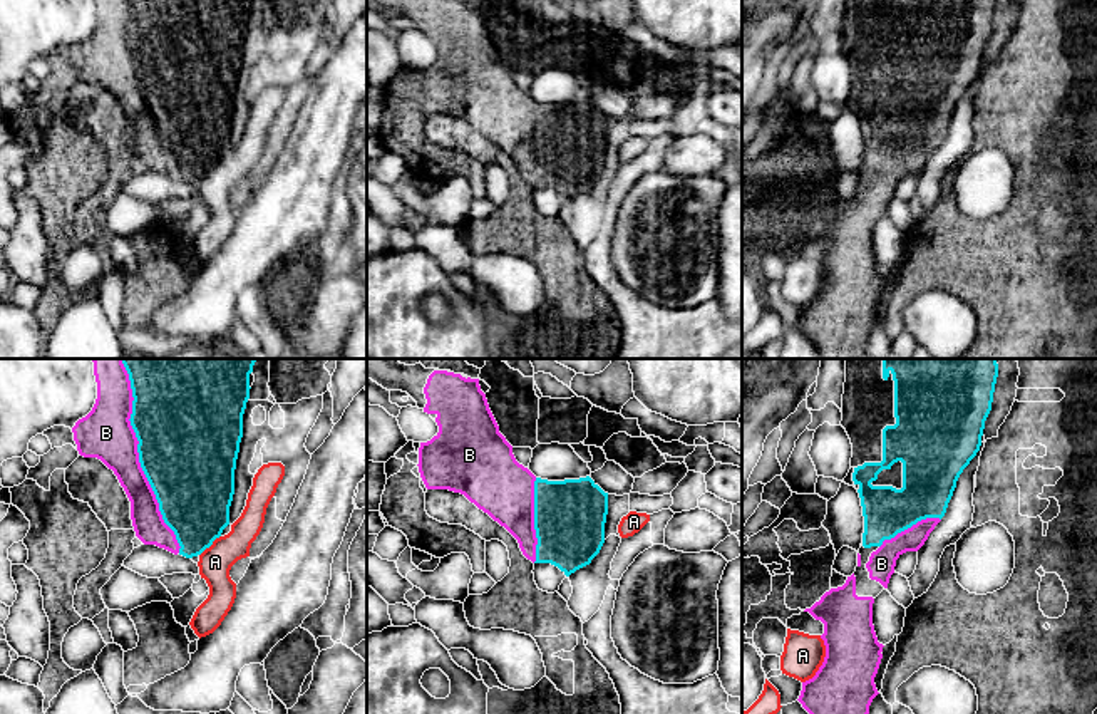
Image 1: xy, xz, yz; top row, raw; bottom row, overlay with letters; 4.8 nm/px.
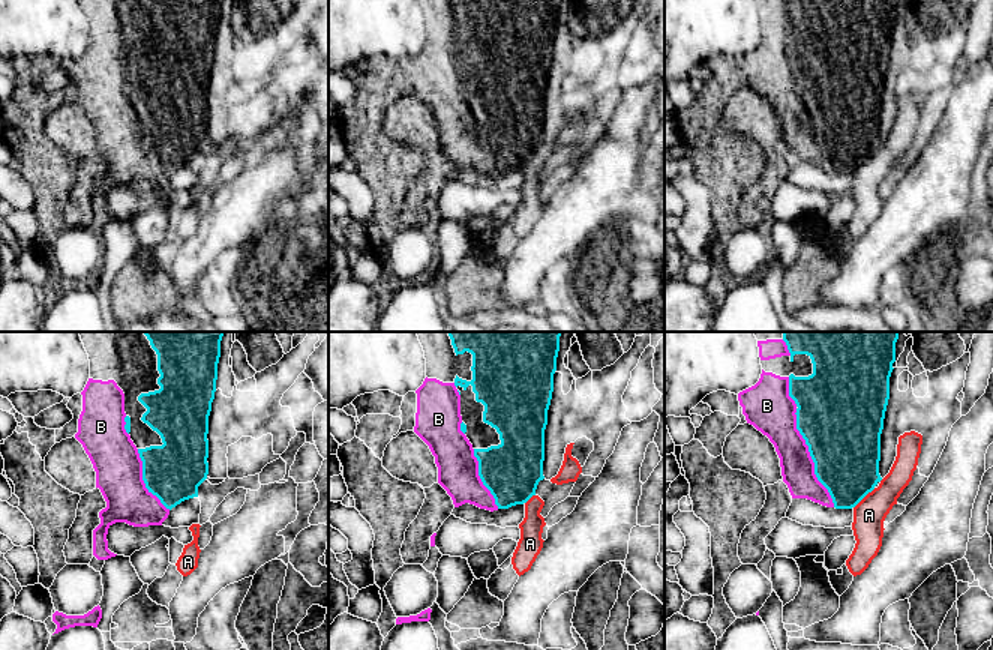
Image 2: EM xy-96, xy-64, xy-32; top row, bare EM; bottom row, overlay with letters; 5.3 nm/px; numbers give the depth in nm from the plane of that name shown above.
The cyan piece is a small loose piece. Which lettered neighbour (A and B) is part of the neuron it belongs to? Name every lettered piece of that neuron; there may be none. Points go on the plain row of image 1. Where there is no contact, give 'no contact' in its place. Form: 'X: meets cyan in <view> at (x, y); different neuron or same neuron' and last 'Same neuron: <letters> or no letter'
A: meets cyan in xy at (210, 170); different neuron
B: meets cyan in xy at (141, 89); same neuron
Same neuron: B

